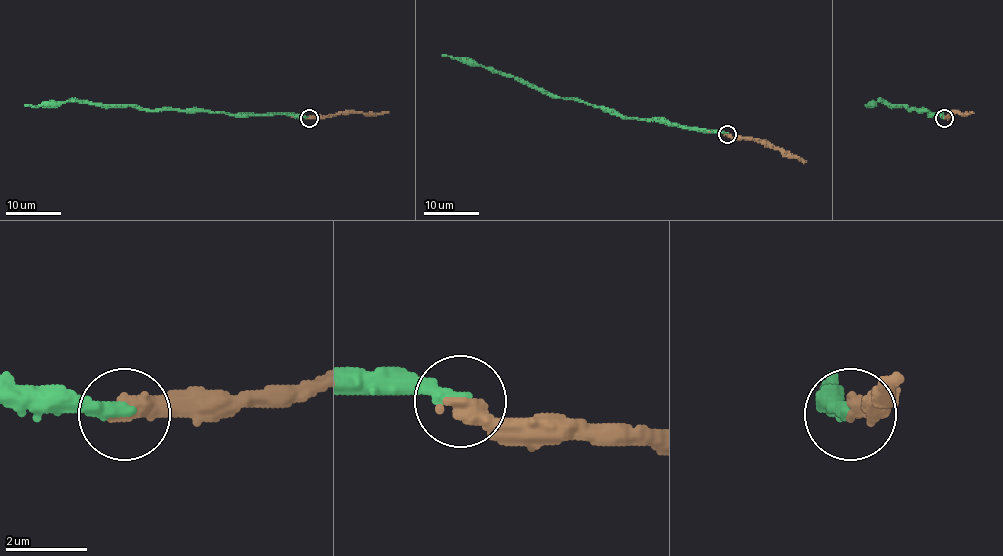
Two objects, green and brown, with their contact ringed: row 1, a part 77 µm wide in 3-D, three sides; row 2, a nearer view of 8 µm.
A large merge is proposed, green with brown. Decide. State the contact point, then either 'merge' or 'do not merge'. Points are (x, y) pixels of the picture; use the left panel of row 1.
(309, 118) | merge

